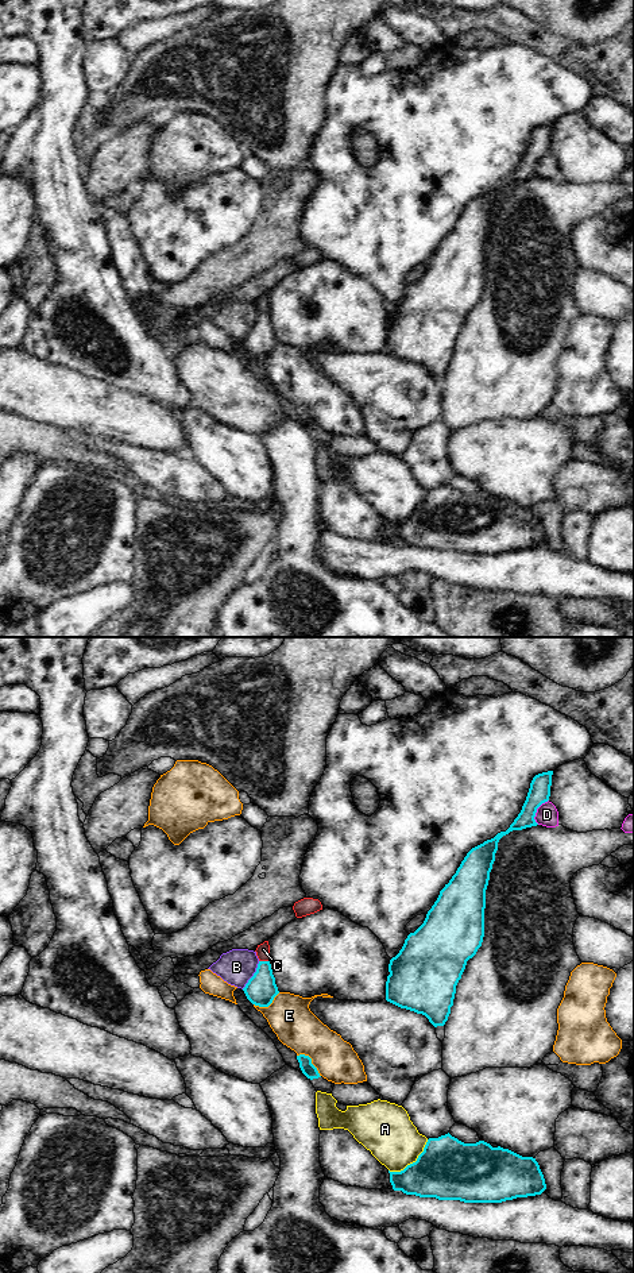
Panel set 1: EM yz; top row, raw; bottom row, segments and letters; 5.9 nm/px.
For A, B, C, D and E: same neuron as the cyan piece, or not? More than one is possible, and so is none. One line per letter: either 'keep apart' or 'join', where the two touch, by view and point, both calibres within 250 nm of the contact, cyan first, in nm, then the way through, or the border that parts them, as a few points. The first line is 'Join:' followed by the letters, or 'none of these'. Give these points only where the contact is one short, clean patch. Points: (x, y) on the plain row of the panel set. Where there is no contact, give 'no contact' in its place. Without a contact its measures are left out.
Join: C
A: keep apart; meets cyan in yz at (413, 515); 360 nm thick on the cyan side, 320 nm on the other
B: keep apart; meets cyan in yz at (254, 327); 190 nm thick on the cyan side, 220 nm on the other; border along yz (259, 313), (254, 327), (242, 340)
C: join; meets cyan in yz at (263, 313); 190 nm thick on the cyan side, 80 nm on the other; runs through yz (261, 342), (263, 313), (263, 301)
D: keep apart; meets cyan in yz at (536, 164); 130 nm thick on the cyan side, 130 nm on the other
E: keep apart; meets cyan in yz at (310, 413); 80 nm thick on the cyan side, 260 nm on the other

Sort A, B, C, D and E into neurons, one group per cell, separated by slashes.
A / B / C / D / E

